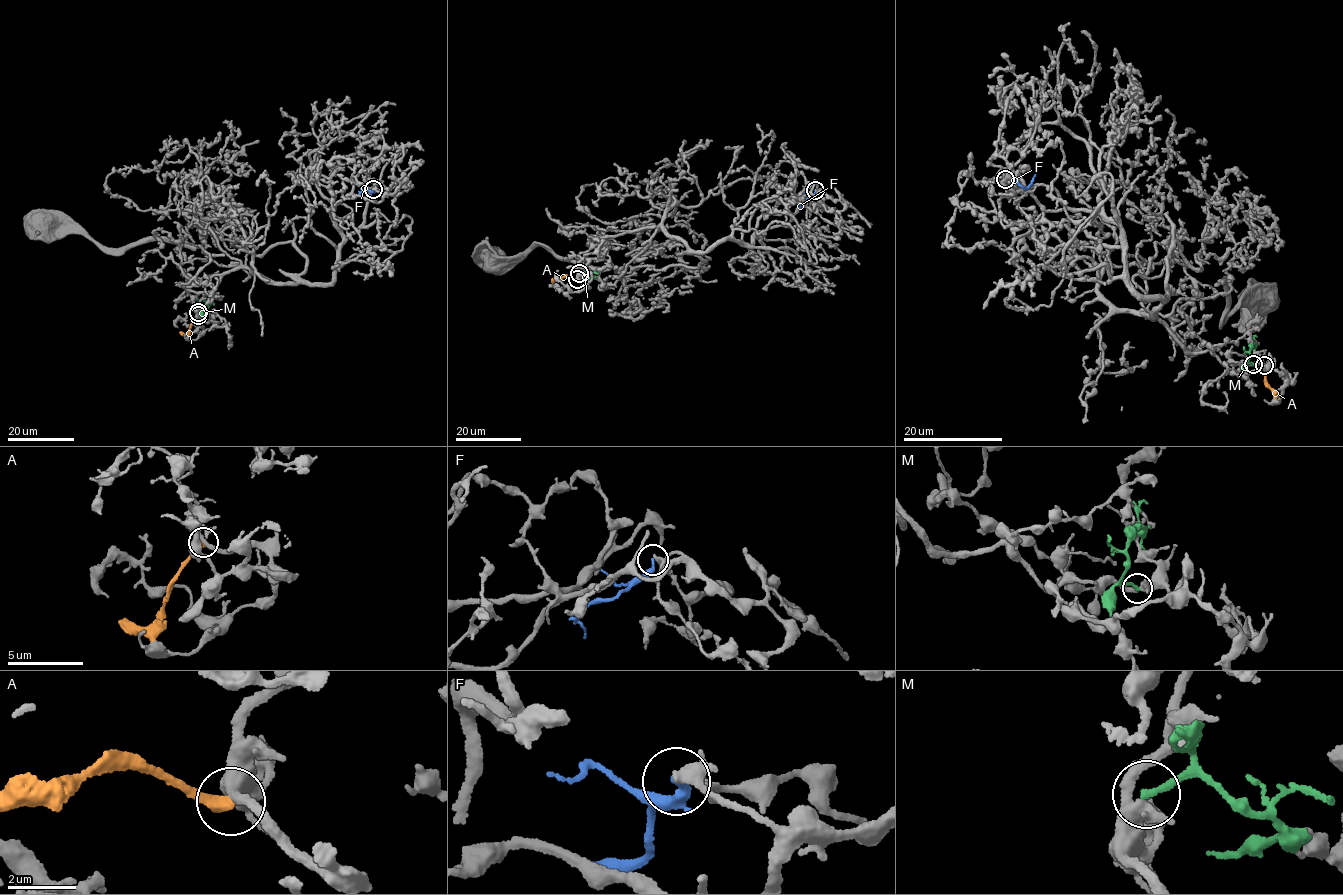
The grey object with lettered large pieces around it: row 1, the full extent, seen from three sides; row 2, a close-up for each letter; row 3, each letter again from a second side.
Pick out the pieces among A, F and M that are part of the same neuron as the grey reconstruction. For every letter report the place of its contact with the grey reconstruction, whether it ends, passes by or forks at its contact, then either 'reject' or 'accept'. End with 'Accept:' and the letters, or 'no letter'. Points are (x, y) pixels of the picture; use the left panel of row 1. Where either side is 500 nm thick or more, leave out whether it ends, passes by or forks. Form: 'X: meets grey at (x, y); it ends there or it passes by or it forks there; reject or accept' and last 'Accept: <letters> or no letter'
A: meets grey at (198, 315); it ends there; reject
F: meets grey at (373, 189); it ends there; reject
M: meets grey at (198, 312); it ends there; reject
Accept: no letter

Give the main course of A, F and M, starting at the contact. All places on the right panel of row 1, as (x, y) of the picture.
A: (1264, 365), (1267, 385), (1279, 396), (1283, 393)
F: (1004, 179), (1014, 180), (1025, 189), (1035, 174)
M: (1253, 364), (1247, 361), (1250, 348), (1255, 346), (1253, 338), (1257, 337)

